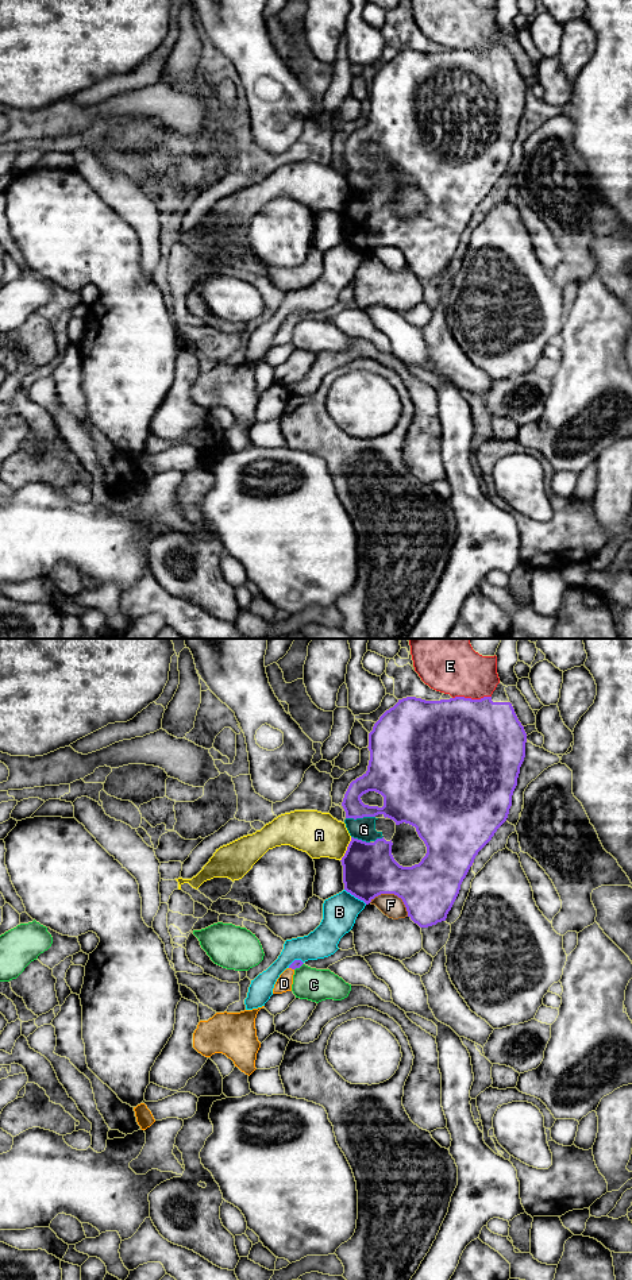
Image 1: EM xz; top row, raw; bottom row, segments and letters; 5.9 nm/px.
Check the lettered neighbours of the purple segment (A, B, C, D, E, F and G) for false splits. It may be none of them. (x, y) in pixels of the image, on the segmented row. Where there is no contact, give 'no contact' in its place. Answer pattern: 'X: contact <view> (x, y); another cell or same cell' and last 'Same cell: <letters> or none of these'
A: contact xz (347, 849); another cell
B: contact xz (355, 897); another cell
C: contact xz (299, 967); another cell
D: contact xz (292, 968); same cell
E: contact xz (470, 698); another cell
F: contact xz (393, 893); another cell
G: contact xz (359, 817); another cell
Same cell: D

